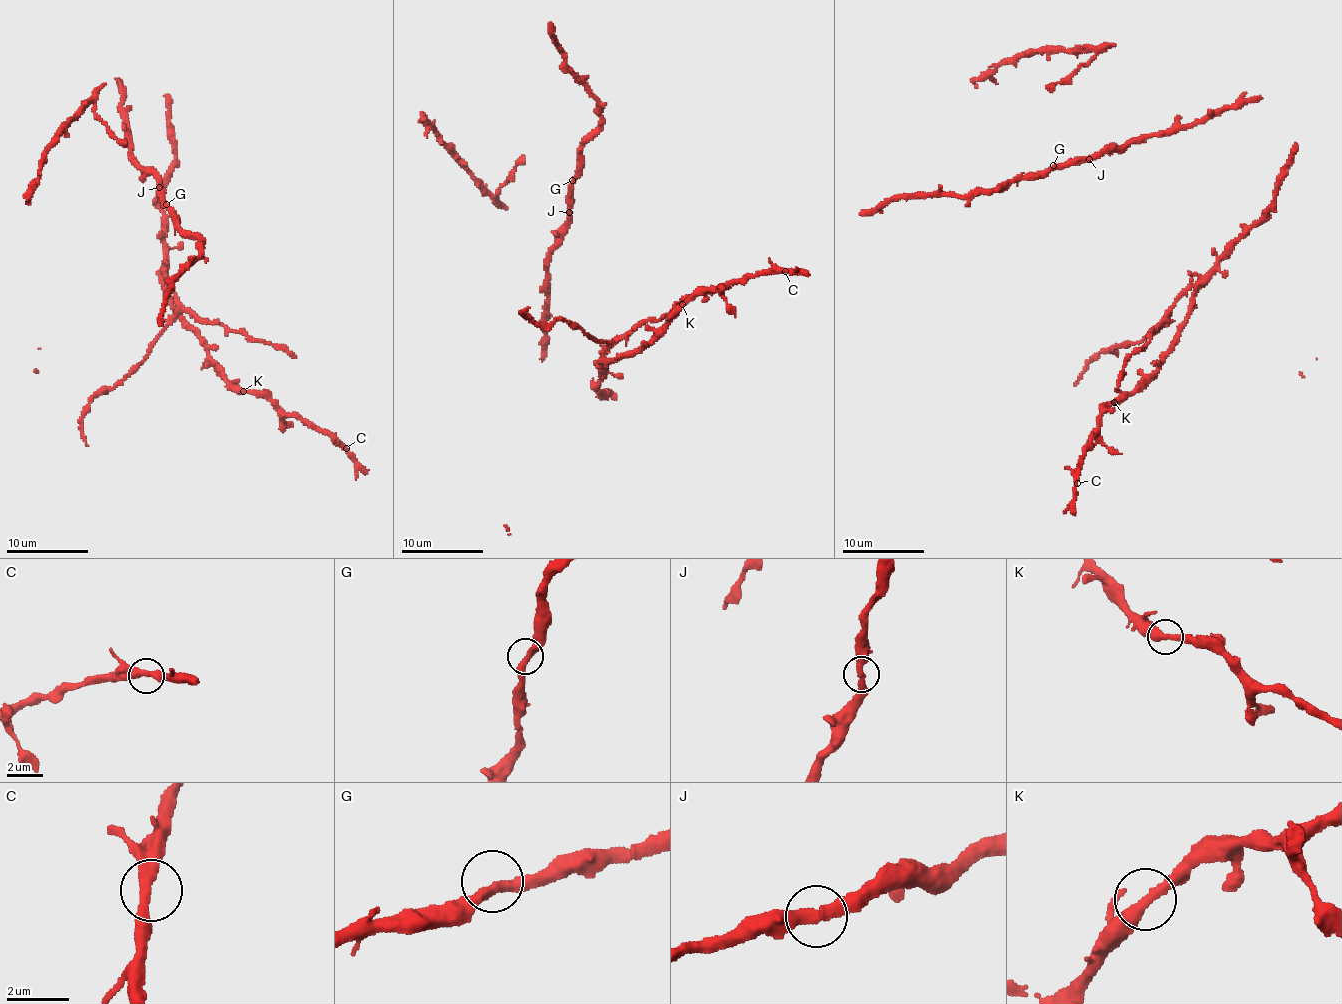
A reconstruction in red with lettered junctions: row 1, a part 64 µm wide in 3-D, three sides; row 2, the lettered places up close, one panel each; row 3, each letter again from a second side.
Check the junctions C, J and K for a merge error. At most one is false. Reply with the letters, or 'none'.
none

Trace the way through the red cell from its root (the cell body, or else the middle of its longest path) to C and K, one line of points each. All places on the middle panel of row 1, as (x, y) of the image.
C: (598, 394), (612, 398), (597, 388), (603, 362), (644, 347), (698, 294), (785, 271)
K: (598, 394), (612, 398), (597, 388), (603, 362), (644, 347), (682, 304)

